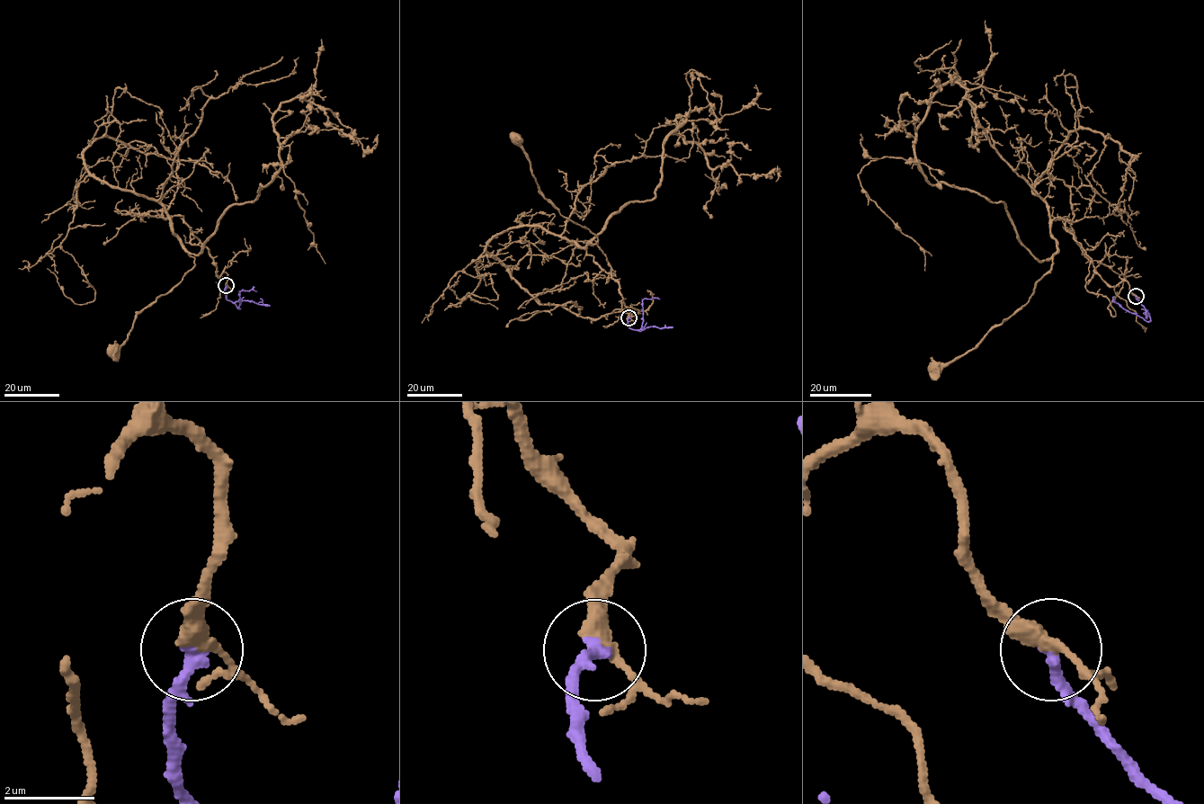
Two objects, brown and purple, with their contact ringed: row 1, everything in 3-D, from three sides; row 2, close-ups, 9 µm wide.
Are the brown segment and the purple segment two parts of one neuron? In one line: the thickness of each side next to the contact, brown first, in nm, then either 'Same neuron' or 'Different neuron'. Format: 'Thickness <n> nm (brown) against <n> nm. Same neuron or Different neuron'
Thickness 320 nm (brown) against 300 nm. Same neuron

